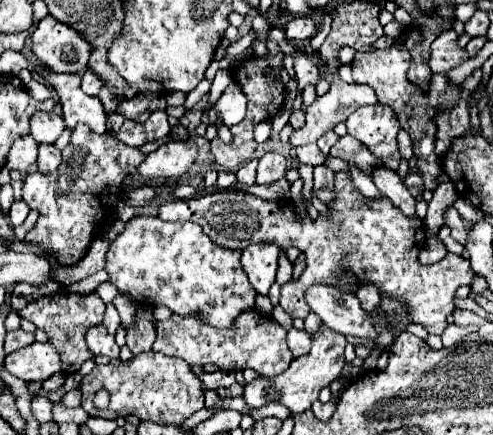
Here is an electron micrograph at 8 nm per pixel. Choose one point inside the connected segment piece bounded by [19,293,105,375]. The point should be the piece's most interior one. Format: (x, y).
(64, 318)

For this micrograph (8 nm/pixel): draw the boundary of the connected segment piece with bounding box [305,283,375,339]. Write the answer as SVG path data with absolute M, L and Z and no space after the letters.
M321 283L305 291L305 301L329 329L343 335L375 339L375 329L355 295Z

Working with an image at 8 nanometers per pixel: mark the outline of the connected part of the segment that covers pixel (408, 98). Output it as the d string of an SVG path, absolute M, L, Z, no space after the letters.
M387 47L387 49L375 49L375 51L367 51L367 53L357 53L353 63L351 63L351 71L353 71L353 79L355 83L365 83L369 87L373 87L373 91L379 97L379 103L389 105L395 115L399 117L399 123L409 129L413 145L415 145L415 157L419 161L419 171L423 175L425 187L429 191L433 191L437 187L435 177L439 173L439 167L435 163L437 155L435 155L435 135L437 135L437 125L435 119L439 115L439 111L445 109L453 109L457 105L457 101L461 99L461 85L455 85L449 81L447 75L433 75L429 89L423 91L419 85L411 83L407 79L407 71L409 71L409 53L405 53L403 49L397 47Z

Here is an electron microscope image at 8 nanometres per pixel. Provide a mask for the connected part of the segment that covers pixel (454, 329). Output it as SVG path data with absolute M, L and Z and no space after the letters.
M447 325L447 329L445 329L443 335L441 335L443 347L453 347L455 343L459 343L459 341L463 339L463 335L465 335L465 331L463 331L461 327L457 327L457 325Z

